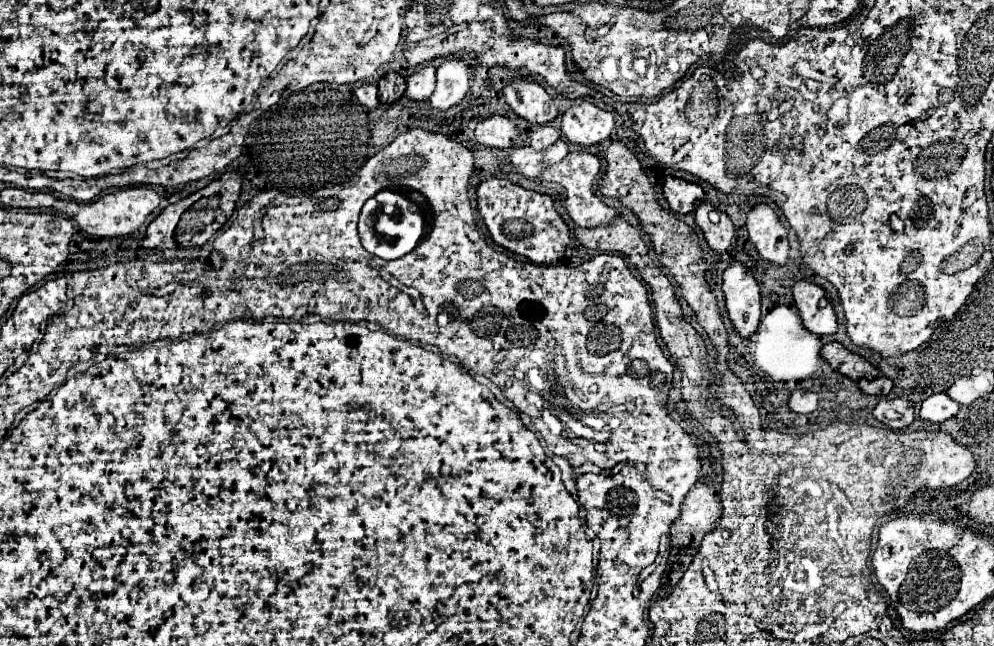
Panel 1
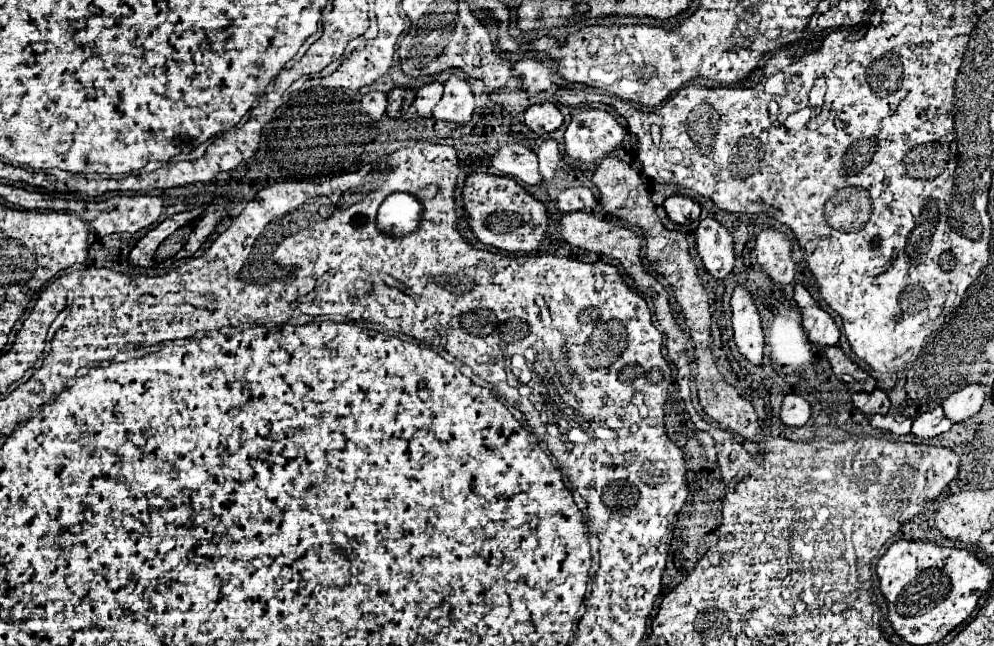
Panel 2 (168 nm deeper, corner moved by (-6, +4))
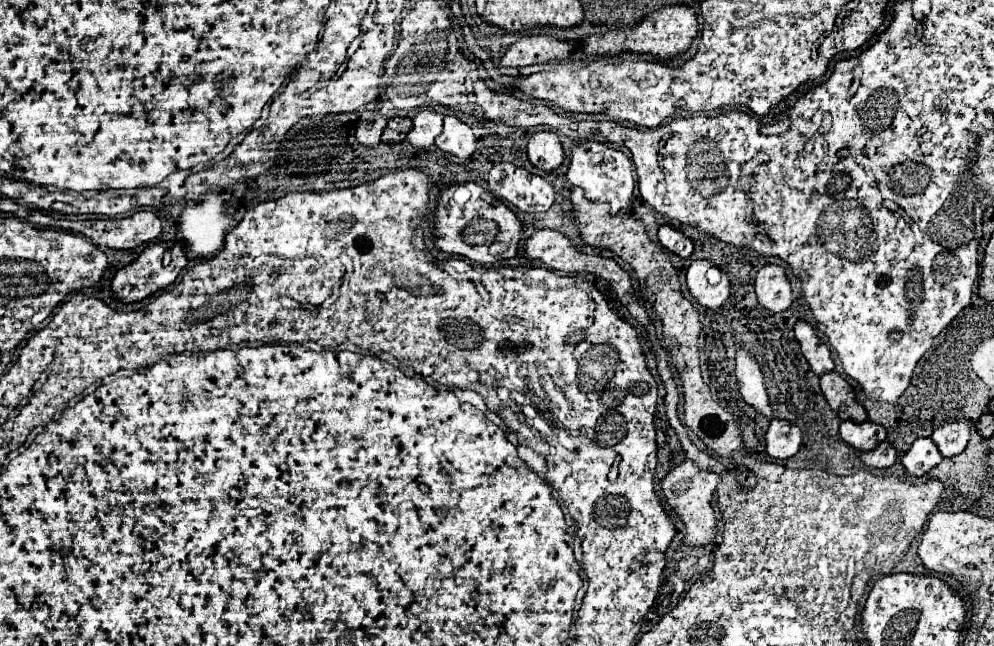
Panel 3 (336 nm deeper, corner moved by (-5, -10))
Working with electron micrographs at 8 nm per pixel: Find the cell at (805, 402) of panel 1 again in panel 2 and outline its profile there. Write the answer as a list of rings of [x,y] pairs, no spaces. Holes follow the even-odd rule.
[[[786,395],[780,407],[780,421],[788,427],[804,427],[810,419],[810,405],[800,395]]]

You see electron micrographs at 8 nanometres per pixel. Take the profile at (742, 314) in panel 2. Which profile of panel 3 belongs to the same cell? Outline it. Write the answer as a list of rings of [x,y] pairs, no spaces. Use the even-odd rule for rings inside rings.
[[[741,345],[737,347],[735,363],[737,363],[737,373],[735,373],[737,385],[743,399],[771,419],[773,413],[769,407],[769,399],[767,399],[767,391],[765,391],[765,383],[763,383],[761,369],[757,365],[757,359],[751,355],[751,351],[745,345]]]

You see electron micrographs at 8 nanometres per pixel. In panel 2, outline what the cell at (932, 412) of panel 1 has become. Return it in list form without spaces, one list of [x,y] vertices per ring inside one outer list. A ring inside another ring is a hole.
[[[936,407],[928,413],[922,413],[918,419],[914,419],[912,435],[920,437],[920,439],[932,439],[932,437],[946,433],[950,427],[952,427],[952,423],[950,423],[950,419],[944,417],[942,407]]]

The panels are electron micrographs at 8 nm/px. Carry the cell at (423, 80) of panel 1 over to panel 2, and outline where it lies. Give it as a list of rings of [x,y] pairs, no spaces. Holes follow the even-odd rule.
[[[434,81],[428,85],[422,85],[416,91],[416,99],[414,99],[414,107],[418,117],[432,117],[432,111],[436,107],[436,103],[442,99],[442,83]]]

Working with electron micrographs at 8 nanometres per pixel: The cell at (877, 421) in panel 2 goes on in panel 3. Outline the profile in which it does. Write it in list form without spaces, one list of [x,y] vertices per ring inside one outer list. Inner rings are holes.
[[[881,441],[881,443],[877,443],[875,449],[871,449],[871,451],[861,451],[859,457],[861,457],[861,461],[863,461],[867,467],[885,469],[885,467],[891,467],[891,465],[897,461],[897,449],[895,449],[889,441]]]

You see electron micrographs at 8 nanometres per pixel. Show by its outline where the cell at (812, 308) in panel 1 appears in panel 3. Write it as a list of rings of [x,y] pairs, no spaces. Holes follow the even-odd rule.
[[[799,319],[795,323],[795,337],[797,337],[799,345],[801,345],[801,353],[805,355],[805,359],[809,361],[811,369],[817,375],[823,375],[827,371],[833,371],[835,363],[833,363],[831,351],[827,349],[827,345],[821,343],[821,339],[815,333],[815,329],[807,321]]]

